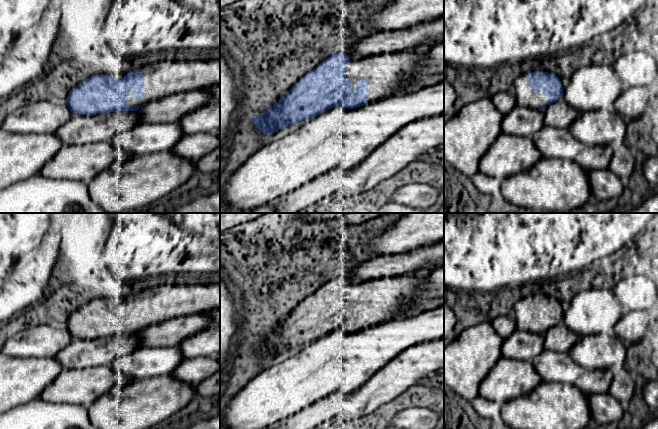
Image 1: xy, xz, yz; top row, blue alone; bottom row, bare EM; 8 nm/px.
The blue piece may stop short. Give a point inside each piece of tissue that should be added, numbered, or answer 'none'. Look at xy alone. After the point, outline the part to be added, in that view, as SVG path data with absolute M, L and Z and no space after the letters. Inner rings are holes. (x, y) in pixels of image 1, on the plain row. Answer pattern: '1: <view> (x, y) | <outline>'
1: xy (163, 300) | M176 280L152 282L138 293L144 300L144 322L132 321L128 315L127 330L143 330L179 316L202 314L220 308L220 283L179 284Z

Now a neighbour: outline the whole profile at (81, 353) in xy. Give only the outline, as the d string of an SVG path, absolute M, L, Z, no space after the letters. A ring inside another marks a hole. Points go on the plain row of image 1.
M120 335L96 339L74 338L55 356L55 360L65 369L88 369L112 365L119 357L140 348L137 335Z

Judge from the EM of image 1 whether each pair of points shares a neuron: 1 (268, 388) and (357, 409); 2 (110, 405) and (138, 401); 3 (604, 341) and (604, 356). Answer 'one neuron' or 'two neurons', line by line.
1: two neurons
2: one neuron
3: one neuron

